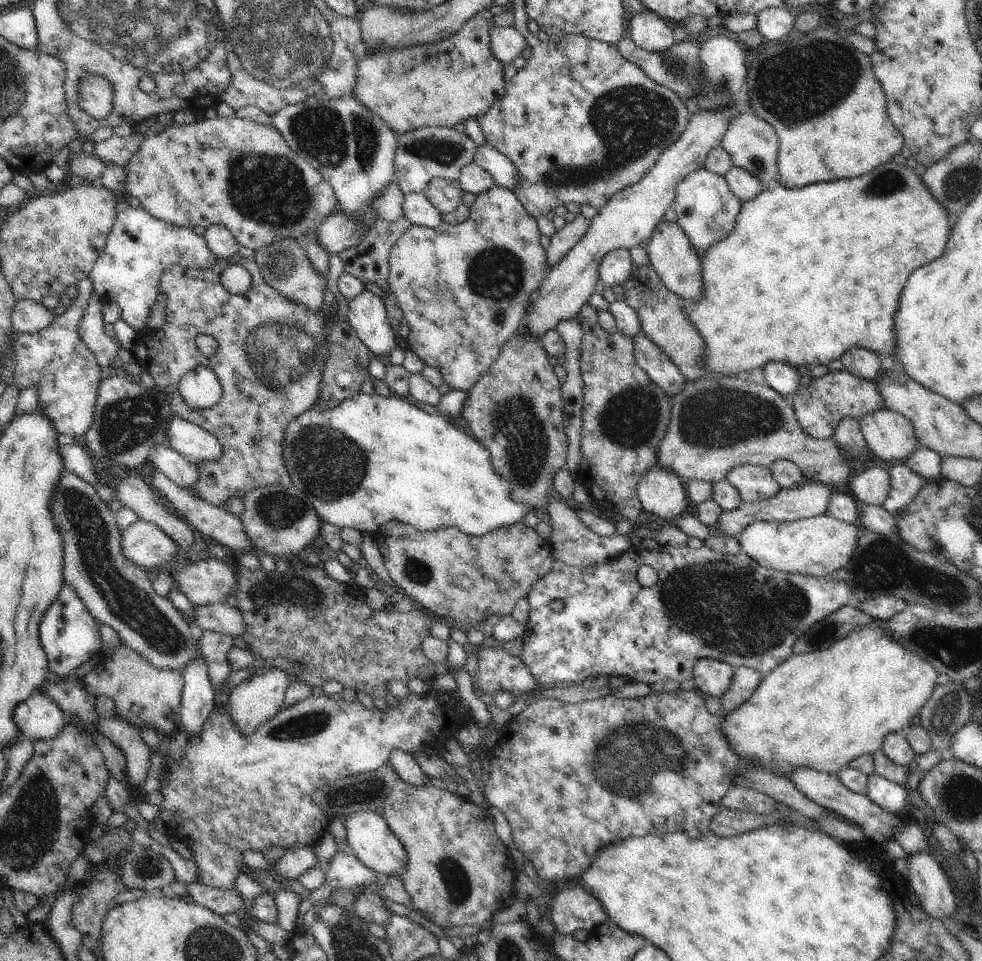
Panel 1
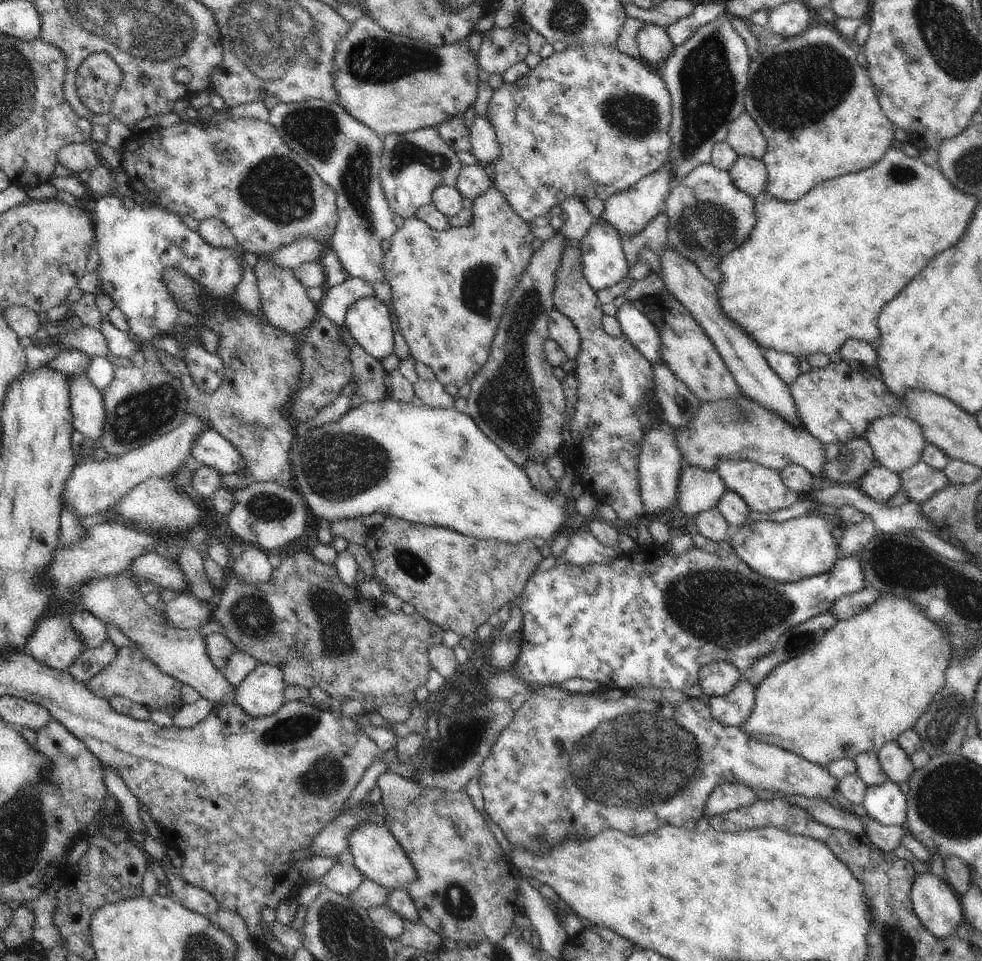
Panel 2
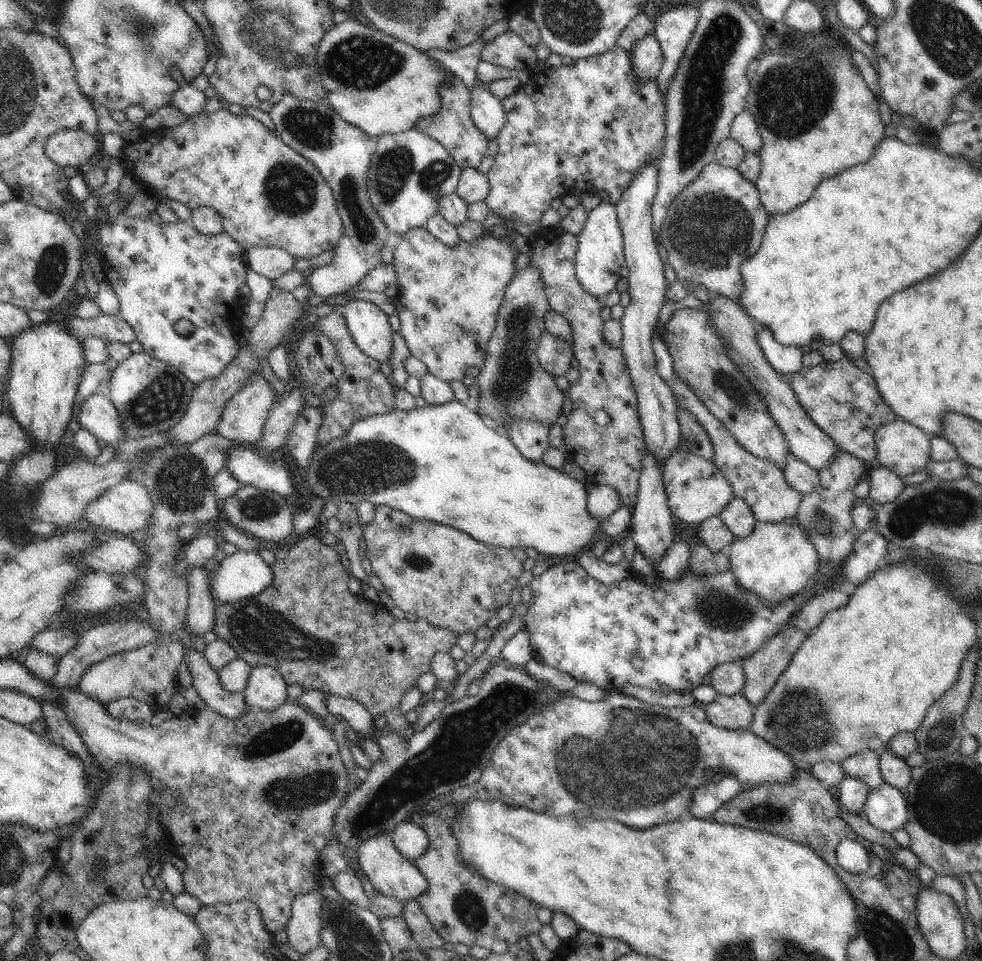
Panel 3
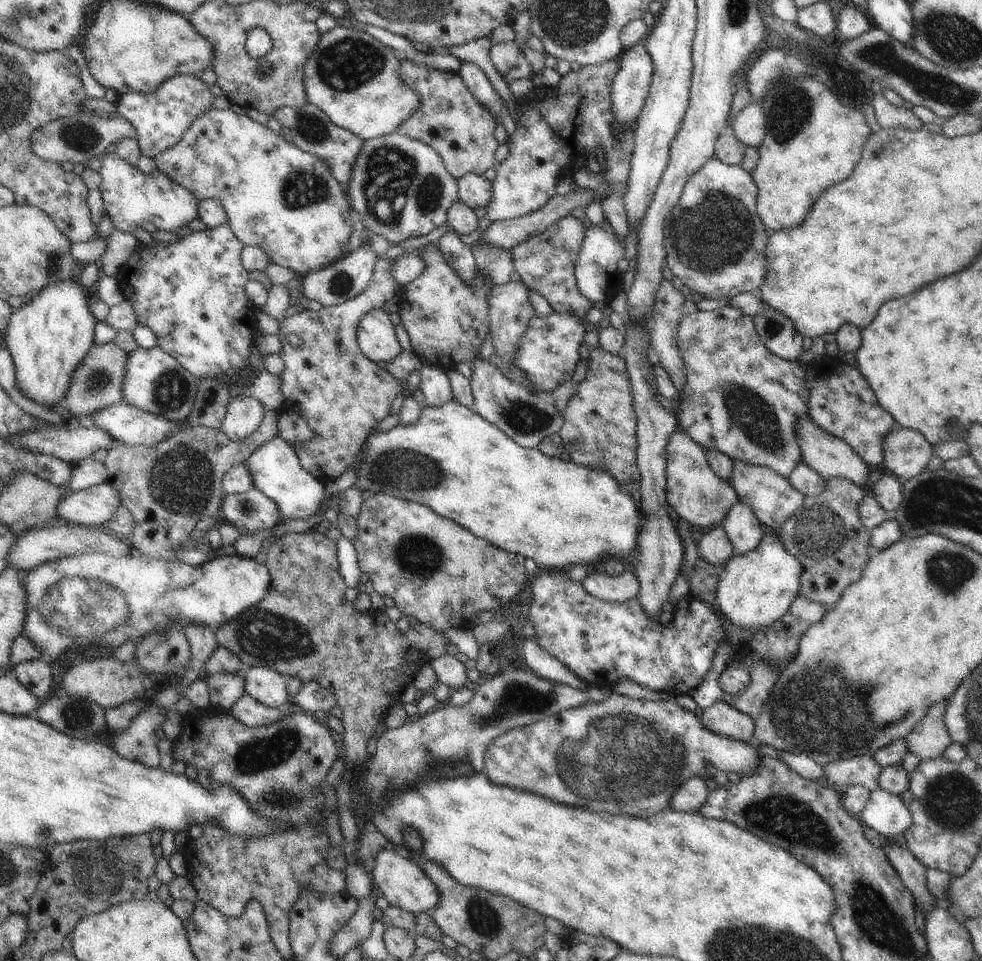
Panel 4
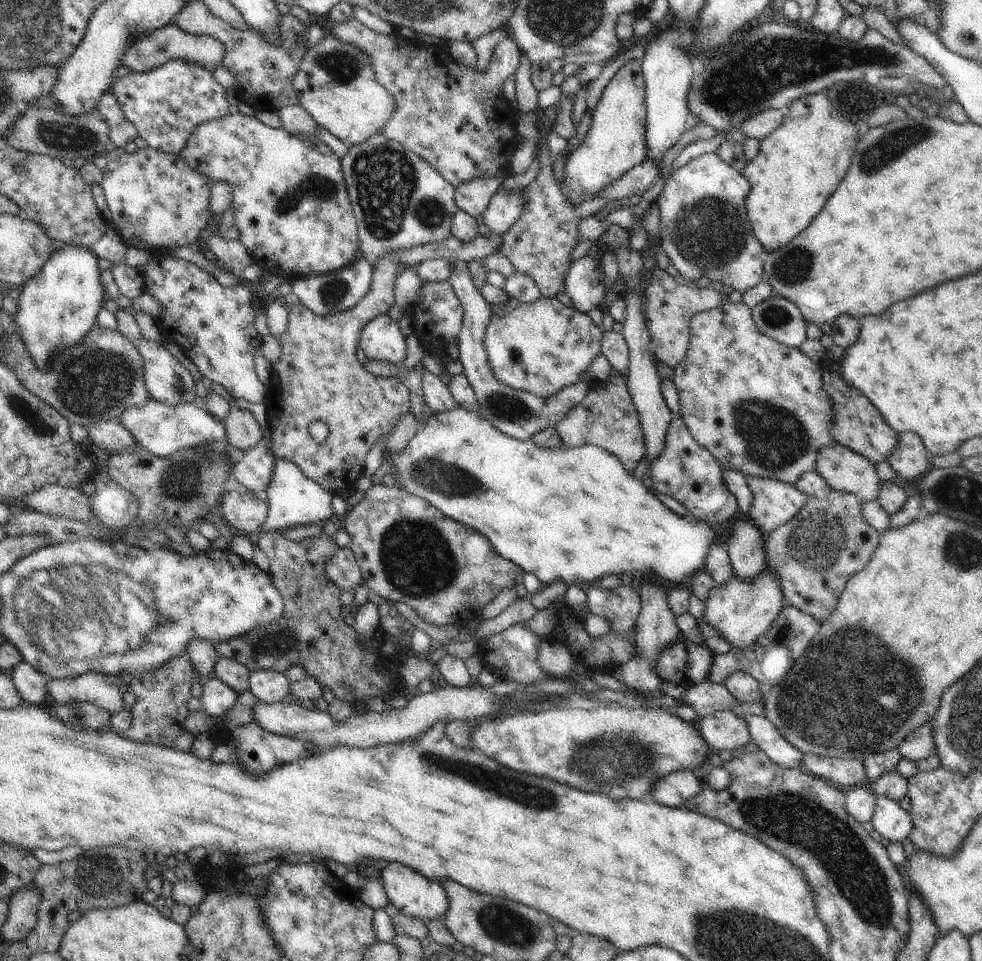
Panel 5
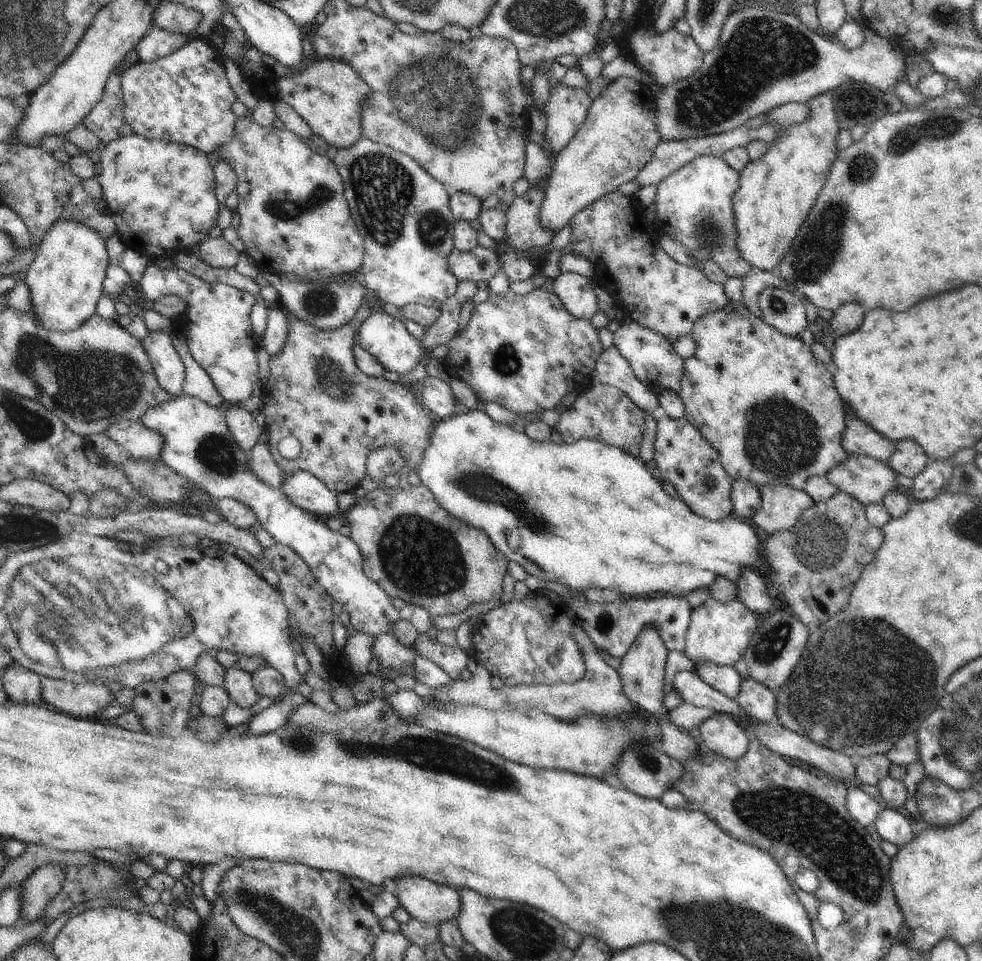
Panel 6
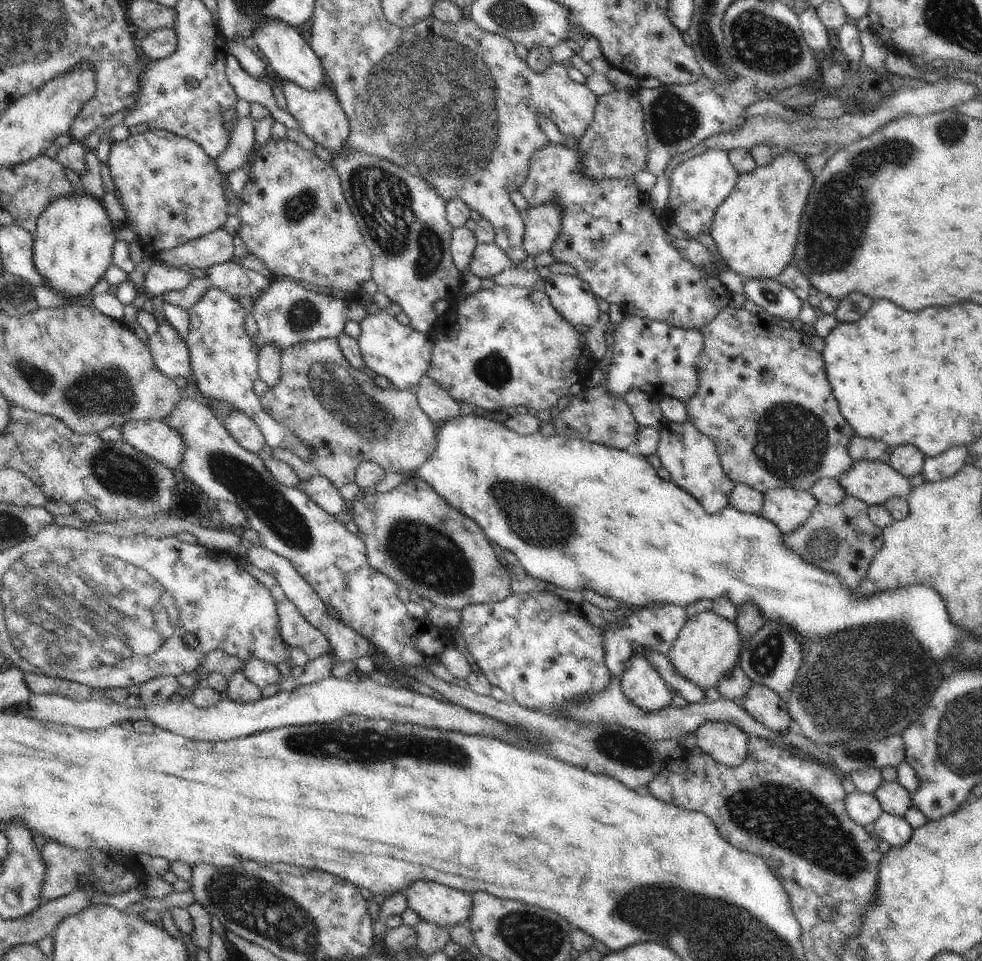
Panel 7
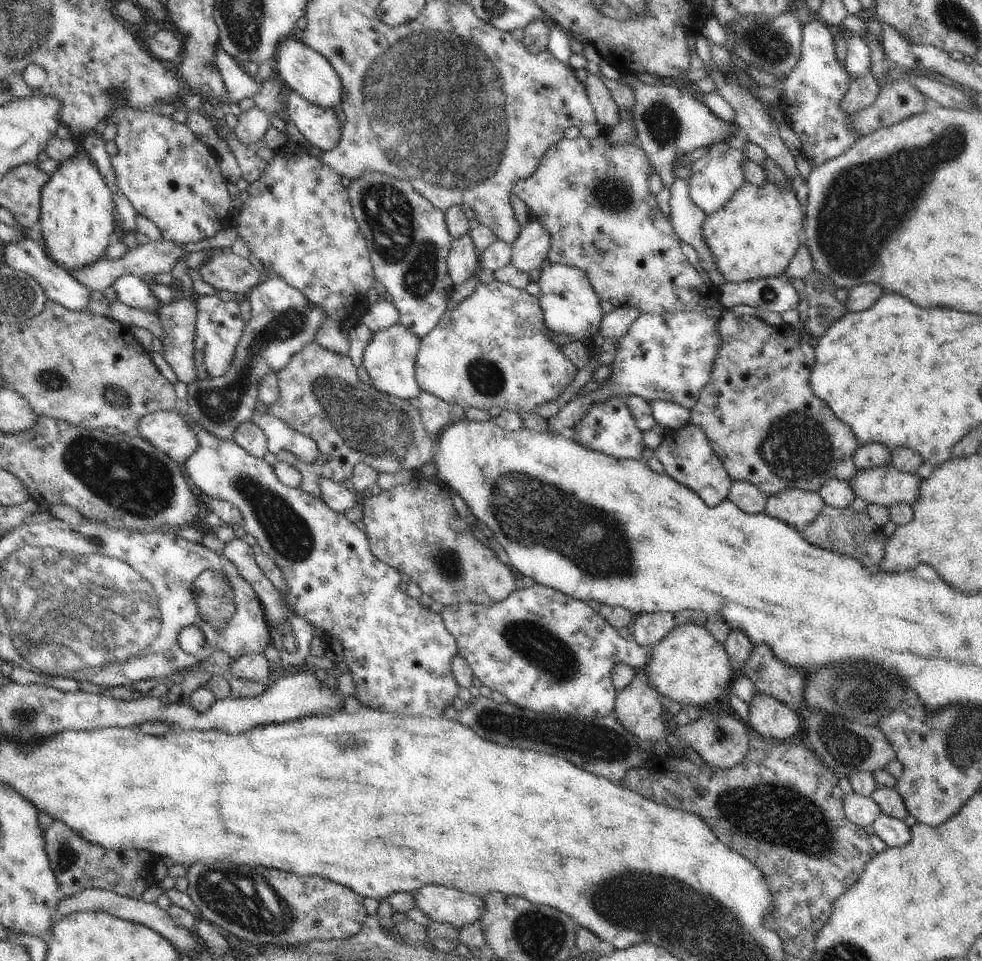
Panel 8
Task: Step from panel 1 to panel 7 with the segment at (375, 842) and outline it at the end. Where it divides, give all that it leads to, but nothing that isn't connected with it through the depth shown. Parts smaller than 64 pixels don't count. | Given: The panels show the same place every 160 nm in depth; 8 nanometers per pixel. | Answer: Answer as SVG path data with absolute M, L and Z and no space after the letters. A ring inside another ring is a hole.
M414 882L404 895L408 908L414 910L421 920L447 928L468 922L473 907L470 894L436 882Z

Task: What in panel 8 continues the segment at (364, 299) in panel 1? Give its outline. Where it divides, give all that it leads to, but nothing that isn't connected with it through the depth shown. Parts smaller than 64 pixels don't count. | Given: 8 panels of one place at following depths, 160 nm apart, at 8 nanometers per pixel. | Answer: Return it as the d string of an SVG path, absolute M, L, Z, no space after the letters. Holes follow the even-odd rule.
M394 323L388 328L372 334L370 342L364 349L362 358L362 364L371 380L370 384L374 385L381 393L415 403L421 391L415 377L421 338L411 333L400 323Z

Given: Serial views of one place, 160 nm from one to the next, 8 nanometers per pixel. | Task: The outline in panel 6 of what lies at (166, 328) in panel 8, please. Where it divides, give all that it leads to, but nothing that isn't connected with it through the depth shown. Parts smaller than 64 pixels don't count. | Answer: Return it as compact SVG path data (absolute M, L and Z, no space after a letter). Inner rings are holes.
M149 331L142 344L152 363L159 385L172 399L183 394L185 366L182 357L174 349L170 333Z

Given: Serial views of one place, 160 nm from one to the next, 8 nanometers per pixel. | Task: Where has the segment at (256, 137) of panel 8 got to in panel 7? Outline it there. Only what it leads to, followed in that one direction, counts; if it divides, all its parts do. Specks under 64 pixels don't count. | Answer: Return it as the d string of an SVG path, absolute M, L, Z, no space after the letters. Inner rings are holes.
M243 117L235 122L229 145L220 158L215 160L217 169L228 179L234 171L249 162L255 146L254 118Z

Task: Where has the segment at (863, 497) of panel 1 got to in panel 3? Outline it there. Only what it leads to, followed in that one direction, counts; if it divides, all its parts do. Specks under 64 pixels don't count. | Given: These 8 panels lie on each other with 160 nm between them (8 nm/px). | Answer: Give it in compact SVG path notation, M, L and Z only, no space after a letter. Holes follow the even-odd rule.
M882 465L866 474L869 483L869 495L878 503L891 503L897 499L904 488L902 479L889 468Z

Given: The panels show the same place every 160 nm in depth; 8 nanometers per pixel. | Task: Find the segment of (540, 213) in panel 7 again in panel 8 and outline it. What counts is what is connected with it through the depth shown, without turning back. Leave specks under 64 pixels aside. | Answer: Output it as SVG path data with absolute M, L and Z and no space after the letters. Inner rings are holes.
M530 219L514 241L511 263L518 270L530 272L546 260L550 247L551 234L536 219Z

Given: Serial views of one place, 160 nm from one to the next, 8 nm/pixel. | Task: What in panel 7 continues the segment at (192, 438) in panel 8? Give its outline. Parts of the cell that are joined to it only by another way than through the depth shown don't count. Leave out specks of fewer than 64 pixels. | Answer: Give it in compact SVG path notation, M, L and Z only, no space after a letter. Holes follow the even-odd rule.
M132 419L125 422L120 431L122 440L178 473L186 446L184 439L168 423L156 419Z

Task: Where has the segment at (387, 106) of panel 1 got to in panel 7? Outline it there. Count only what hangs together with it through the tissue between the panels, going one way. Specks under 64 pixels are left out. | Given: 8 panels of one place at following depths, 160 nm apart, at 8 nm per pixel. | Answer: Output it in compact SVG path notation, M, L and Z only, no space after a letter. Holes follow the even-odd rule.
M290 81L282 82L281 89L287 102L287 111L300 123L301 130L306 136L316 144L328 148L332 154L346 146L351 133L350 121L334 91L325 84L308 90Z

